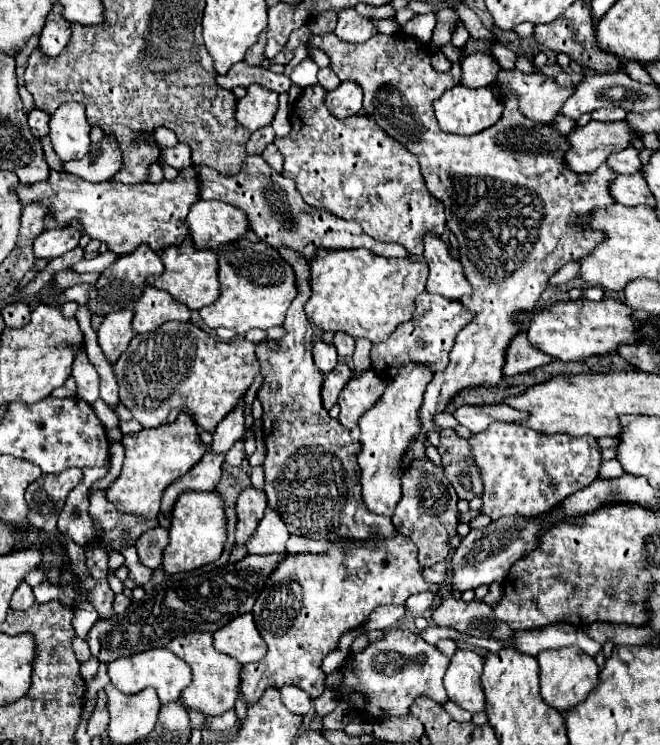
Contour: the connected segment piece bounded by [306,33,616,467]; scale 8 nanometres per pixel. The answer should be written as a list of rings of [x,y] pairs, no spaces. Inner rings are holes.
[[[334,33],[326,35],[310,35],[308,49],[322,49],[330,59],[332,71],[340,77],[340,81],[356,81],[364,89],[364,113],[374,119],[380,129],[384,129],[390,137],[400,141],[420,163],[422,177],[426,181],[428,191],[440,199],[446,207],[448,229],[456,235],[460,249],[460,263],[464,265],[464,273],[474,293],[470,297],[462,297],[464,309],[474,313],[474,321],[470,321],[458,335],[456,343],[450,351],[450,363],[444,371],[434,373],[426,393],[424,405],[420,407],[420,433],[414,437],[408,453],[404,455],[404,465],[412,465],[418,459],[426,457],[426,441],[428,433],[436,431],[434,415],[444,413],[448,403],[462,391],[474,387],[498,387],[502,381],[502,365],[504,351],[510,339],[520,331],[520,323],[516,315],[530,313],[540,299],[540,293],[548,287],[548,279],[566,263],[578,261],[592,253],[592,249],[604,241],[604,233],[596,233],[594,229],[580,227],[578,219],[592,213],[592,209],[608,207],[614,203],[610,195],[612,177],[616,171],[608,167],[608,171],[594,171],[590,175],[570,173],[564,167],[564,153],[568,151],[568,137],[550,129],[550,125],[530,121],[518,111],[516,95],[508,95],[504,113],[500,121],[482,133],[472,137],[448,135],[438,127],[434,117],[432,103],[446,89],[460,85],[460,63],[454,63],[448,73],[438,73],[430,65],[432,51],[426,49],[420,41],[406,33],[394,35],[374,35],[364,43],[346,43],[340,41]]]

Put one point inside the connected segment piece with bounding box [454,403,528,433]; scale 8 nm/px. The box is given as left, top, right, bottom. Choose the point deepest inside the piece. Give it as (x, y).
(477, 419)

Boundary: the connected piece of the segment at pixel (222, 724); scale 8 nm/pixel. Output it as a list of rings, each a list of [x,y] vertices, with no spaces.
[[[234,709],[228,711],[228,713],[224,713],[218,719],[216,717],[208,717],[208,727],[210,729],[232,729],[236,725],[238,725],[238,715],[236,715]]]

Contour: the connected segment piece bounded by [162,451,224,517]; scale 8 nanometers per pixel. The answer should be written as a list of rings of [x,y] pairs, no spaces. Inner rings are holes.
[[[208,451],[200,463],[196,463],[184,477],[180,477],[180,481],[174,481],[162,497],[162,513],[164,517],[170,517],[170,511],[174,509],[176,497],[182,491],[212,491],[220,477],[222,477],[222,463],[224,463],[224,455],[216,455],[212,451]]]

